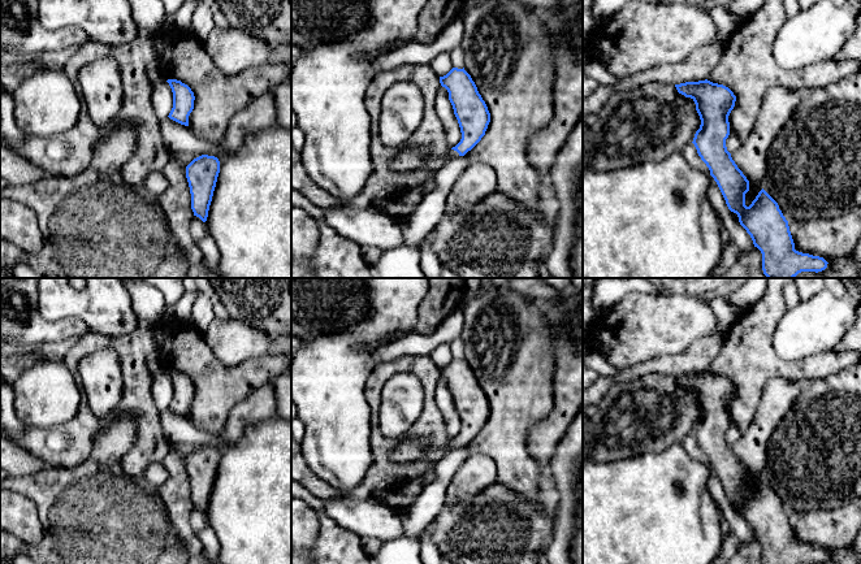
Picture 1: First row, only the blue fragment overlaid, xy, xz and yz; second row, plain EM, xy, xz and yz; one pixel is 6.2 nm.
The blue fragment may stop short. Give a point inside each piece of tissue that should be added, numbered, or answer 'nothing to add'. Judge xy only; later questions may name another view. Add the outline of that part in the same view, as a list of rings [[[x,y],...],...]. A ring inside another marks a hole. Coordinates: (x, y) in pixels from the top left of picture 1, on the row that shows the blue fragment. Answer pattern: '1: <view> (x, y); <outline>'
nothing to add

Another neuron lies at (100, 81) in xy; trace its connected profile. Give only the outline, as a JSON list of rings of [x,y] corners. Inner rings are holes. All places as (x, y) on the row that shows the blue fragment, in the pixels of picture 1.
[[[112,57],[96,60],[79,70],[78,83],[92,122],[100,127],[114,122],[124,101],[118,64]]]

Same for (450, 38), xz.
[[[460,19],[449,23],[436,38],[432,44],[421,44],[412,42],[401,48],[382,55],[376,62],[372,74],[376,75],[386,69],[401,65],[429,65],[430,61],[440,53],[453,53],[462,45],[464,25]]]

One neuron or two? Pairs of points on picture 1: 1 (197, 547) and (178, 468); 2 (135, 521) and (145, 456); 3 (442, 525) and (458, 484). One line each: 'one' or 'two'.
1: one
2: two
3: two

